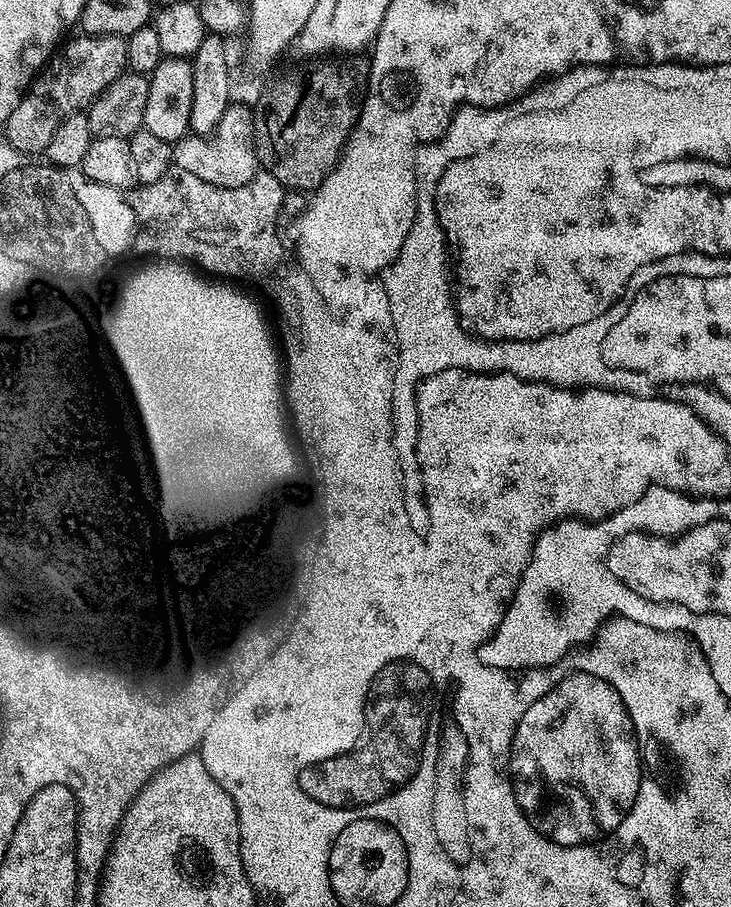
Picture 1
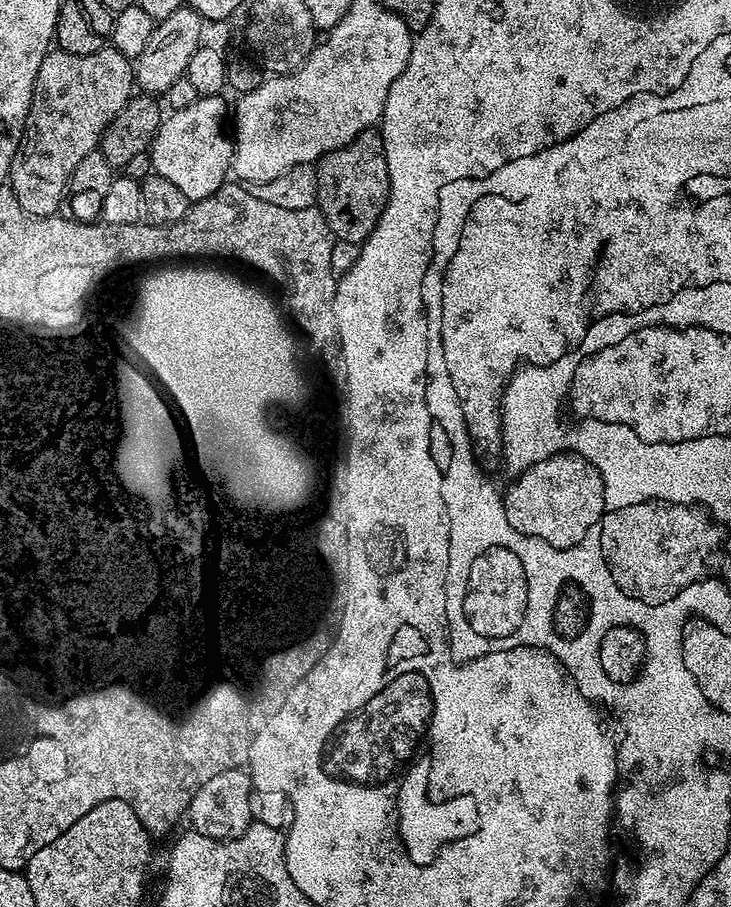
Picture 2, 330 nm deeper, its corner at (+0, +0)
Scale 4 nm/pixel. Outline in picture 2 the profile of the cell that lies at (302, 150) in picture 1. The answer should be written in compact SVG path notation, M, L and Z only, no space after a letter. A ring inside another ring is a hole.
M379 131L358 134L346 146L328 152L315 165L316 203L337 241L359 246L376 229L390 194L390 170Z

